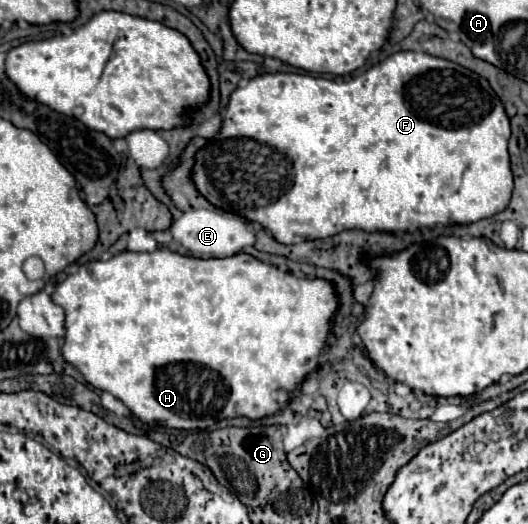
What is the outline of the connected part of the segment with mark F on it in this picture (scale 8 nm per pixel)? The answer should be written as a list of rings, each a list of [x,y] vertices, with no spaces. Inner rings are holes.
[[[399,51],[389,55],[385,61],[371,65],[361,75],[353,75],[345,81],[313,77],[305,73],[265,73],[253,77],[245,87],[237,87],[231,93],[219,133],[209,139],[207,145],[195,155],[191,181],[211,205],[223,211],[233,209],[237,211],[235,215],[259,223],[283,245],[293,245],[305,239],[325,239],[343,229],[413,231],[429,229],[437,223],[447,225],[451,219],[455,223],[475,223],[479,219],[497,215],[503,211],[503,207],[507,207],[507,199],[511,199],[511,165],[507,155],[509,135],[511,129],[503,111],[503,103],[499,103],[497,95],[491,91],[491,85],[483,77],[447,59],[439,59],[421,51]]]

